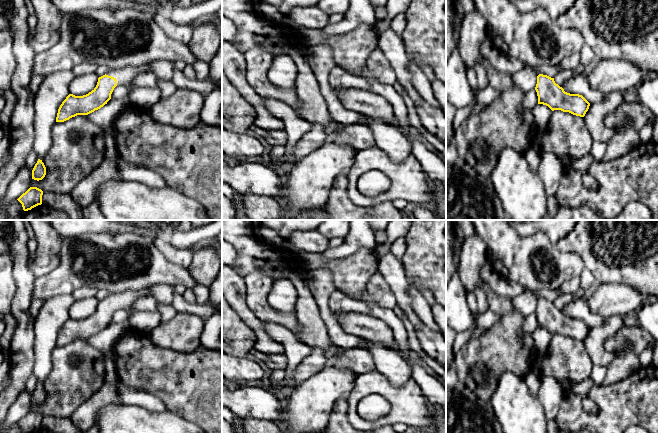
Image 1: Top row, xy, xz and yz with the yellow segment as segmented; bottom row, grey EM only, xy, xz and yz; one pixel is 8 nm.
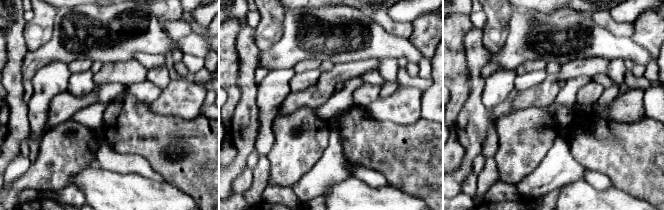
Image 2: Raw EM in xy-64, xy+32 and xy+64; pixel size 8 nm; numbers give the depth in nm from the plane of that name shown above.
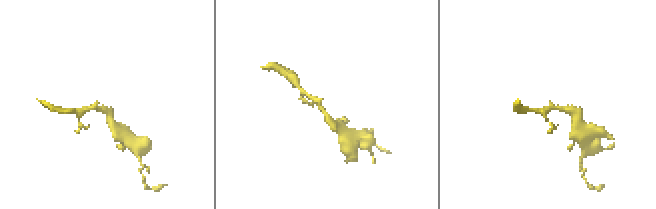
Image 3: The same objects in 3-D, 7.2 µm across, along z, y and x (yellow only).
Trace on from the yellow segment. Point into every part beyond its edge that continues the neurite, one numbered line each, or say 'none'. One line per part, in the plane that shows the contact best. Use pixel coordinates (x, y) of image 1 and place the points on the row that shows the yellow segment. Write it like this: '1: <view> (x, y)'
1: xy (124, 76)

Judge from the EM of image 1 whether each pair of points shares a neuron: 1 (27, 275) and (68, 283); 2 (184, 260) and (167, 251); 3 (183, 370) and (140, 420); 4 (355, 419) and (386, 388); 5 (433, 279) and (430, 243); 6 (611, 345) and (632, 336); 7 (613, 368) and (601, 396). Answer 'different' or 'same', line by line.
1: different
2: same
3: different
4: same
5: same
6: same
7: different

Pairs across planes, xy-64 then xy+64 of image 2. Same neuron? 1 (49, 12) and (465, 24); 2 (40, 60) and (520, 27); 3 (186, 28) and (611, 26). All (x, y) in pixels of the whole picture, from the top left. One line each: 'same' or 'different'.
1: different
2: same
3: same

